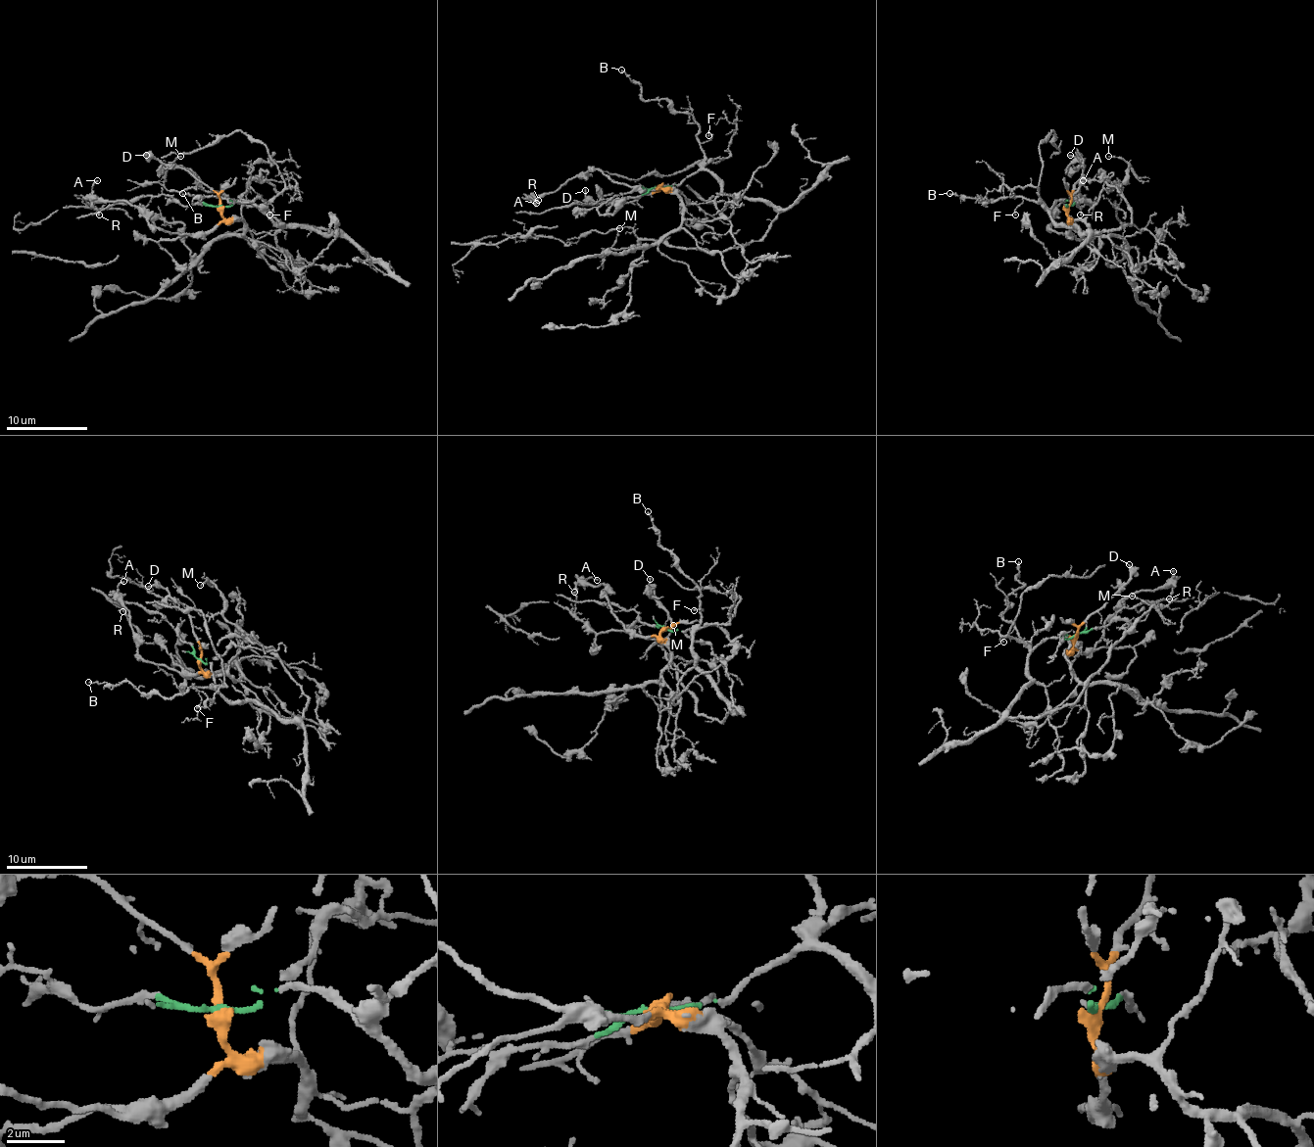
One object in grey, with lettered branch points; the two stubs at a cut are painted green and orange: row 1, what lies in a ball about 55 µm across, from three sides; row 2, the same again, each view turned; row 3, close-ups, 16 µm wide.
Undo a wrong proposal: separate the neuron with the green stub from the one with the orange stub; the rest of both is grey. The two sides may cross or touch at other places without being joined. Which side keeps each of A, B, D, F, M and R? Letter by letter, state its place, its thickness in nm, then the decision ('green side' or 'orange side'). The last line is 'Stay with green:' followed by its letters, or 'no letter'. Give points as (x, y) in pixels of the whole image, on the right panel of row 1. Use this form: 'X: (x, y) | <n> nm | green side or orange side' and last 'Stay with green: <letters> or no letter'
A: (1083, 180) | 160 nm | orange side
B: (949, 193) | 130 nm | green side
D: (1070, 155) | 170 nm | orange side
F: (1015, 215) | 150 nm | green side
M: (1108, 156) | 140 nm | green side
R: (1080, 215) | 180 nm | orange side
Stay with green: B, F, M

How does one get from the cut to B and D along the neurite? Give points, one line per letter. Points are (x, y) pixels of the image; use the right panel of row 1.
B: (1067, 208), (1065, 201), (1046, 205), (1016, 197), (992, 201), (948, 193)
D: (1067, 208), (1069, 195), (1084, 168), (1084, 161), (1069, 154)

